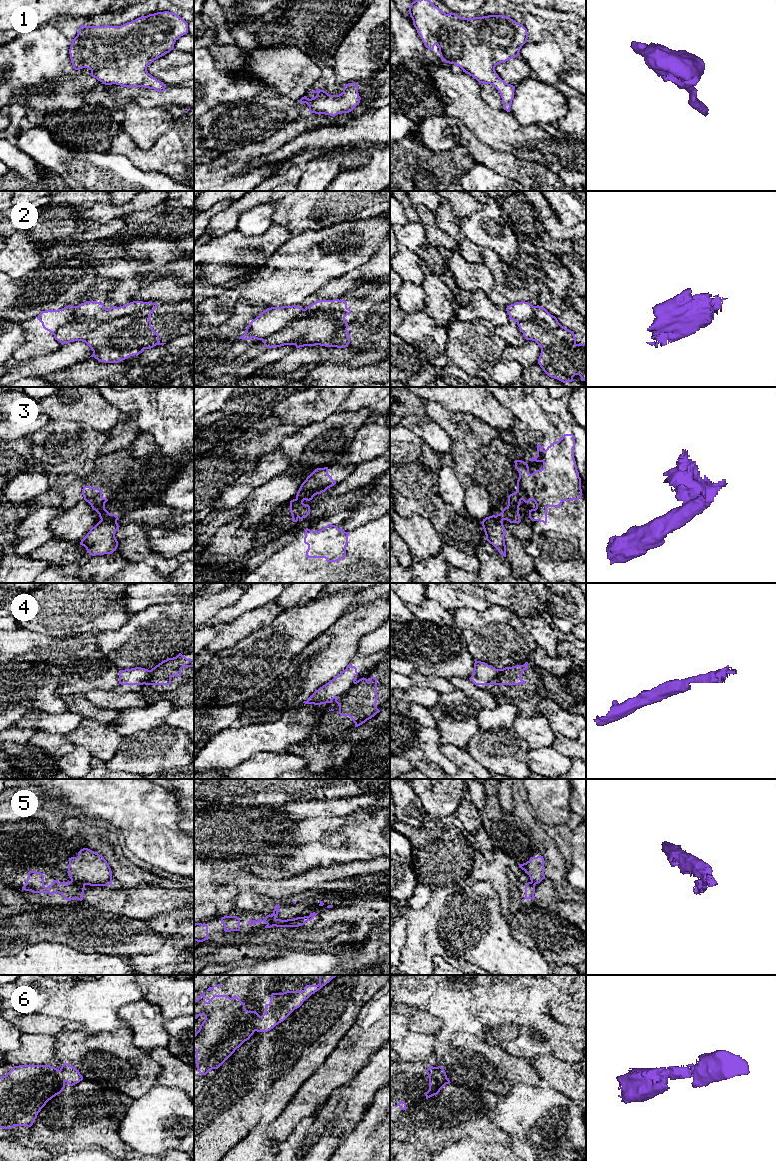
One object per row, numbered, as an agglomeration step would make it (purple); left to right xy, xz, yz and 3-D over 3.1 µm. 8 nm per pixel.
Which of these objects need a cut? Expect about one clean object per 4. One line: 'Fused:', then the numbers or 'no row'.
Fused: 2, 3, 4, 5

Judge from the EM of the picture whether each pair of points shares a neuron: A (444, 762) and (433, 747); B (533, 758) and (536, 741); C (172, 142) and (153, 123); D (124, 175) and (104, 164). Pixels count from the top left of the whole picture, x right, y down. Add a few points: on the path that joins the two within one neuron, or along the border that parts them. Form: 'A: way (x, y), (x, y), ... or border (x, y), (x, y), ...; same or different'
A: way (440, 758), (433, 751); same
B: border (551, 745), (530, 749); different
C: border (175, 122), (146, 149); different
D: way (119, 175), (109, 167); same

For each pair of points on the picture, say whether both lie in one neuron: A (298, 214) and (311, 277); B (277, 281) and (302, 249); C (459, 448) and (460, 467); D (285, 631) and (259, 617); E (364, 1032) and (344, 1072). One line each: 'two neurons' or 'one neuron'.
A: two neurons
B: one neuron
C: one neuron
D: two neurons
E: one neuron

